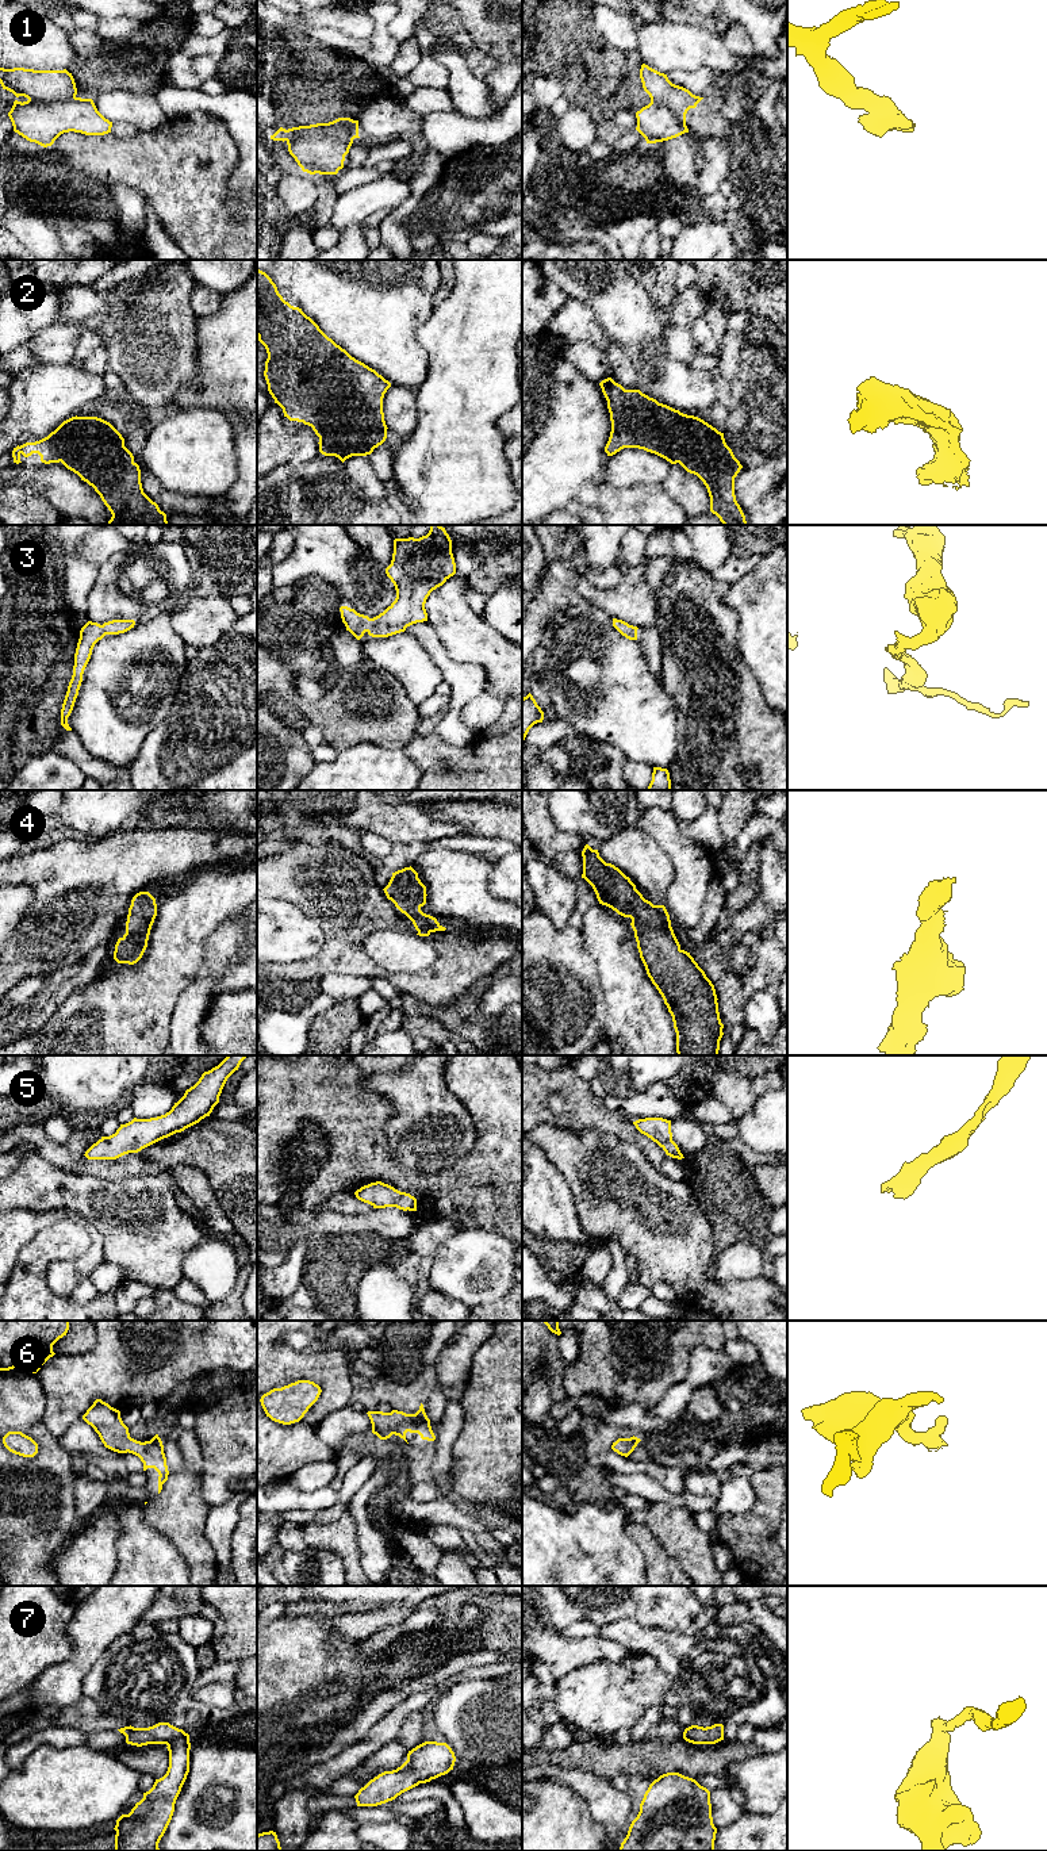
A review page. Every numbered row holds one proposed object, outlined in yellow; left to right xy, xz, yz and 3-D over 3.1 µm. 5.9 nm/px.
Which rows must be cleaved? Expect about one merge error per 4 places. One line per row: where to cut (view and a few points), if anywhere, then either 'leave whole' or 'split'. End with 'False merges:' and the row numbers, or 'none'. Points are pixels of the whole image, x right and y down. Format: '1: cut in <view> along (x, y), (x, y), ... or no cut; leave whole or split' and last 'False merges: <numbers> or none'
1: no cut; leave whole
2: no cut; leave whole
3: no cut; leave whole
4: no cut; leave whole
5: no cut; leave whole
6: no cut; leave whole
7: no cut; leave whole
False merges: none

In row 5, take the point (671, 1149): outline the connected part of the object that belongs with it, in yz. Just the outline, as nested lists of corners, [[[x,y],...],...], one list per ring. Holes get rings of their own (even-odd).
[[[645,1118],[633,1122],[636,1128],[656,1142],[667,1156],[672,1158],[684,1158],[678,1145],[672,1141],[671,1120],[663,1118]]]

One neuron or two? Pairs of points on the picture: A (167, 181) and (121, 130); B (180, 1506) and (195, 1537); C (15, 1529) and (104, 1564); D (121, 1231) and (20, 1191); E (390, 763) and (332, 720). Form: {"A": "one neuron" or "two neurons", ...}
{"A": "two neurons", "B": "one neuron", "C": "two neurons", "D": "one neuron", "E": "two neurons"}

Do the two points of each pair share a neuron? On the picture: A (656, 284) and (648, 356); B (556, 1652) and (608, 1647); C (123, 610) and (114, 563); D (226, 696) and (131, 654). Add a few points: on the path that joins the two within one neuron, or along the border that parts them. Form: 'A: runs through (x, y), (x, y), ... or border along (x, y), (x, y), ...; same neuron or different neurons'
A: border along (633, 278), (656, 306); different neurons
B: runs through (568, 1652), (595, 1648); same neuron
C: runs through (111, 598), (111, 575); same neuron
D: border along (190, 660), (181, 675), (172, 706); different neurons

